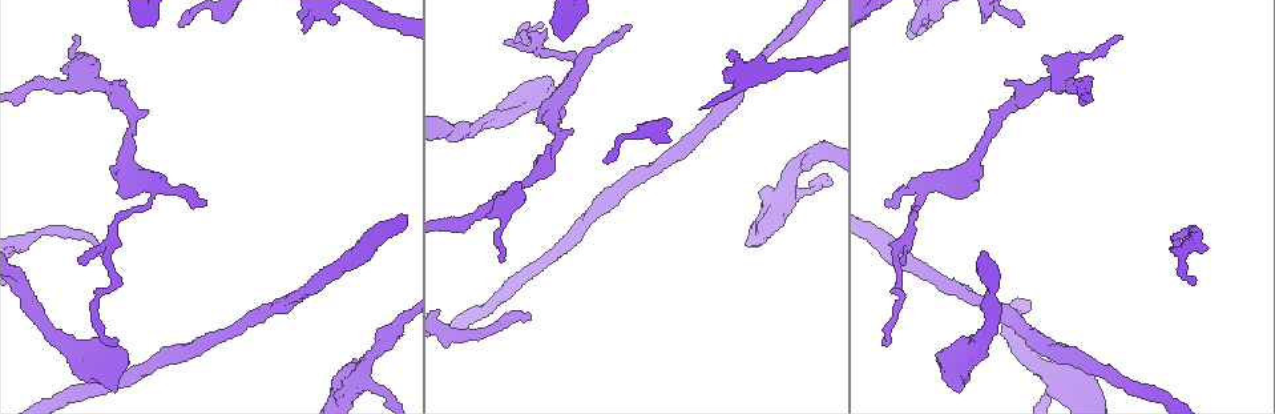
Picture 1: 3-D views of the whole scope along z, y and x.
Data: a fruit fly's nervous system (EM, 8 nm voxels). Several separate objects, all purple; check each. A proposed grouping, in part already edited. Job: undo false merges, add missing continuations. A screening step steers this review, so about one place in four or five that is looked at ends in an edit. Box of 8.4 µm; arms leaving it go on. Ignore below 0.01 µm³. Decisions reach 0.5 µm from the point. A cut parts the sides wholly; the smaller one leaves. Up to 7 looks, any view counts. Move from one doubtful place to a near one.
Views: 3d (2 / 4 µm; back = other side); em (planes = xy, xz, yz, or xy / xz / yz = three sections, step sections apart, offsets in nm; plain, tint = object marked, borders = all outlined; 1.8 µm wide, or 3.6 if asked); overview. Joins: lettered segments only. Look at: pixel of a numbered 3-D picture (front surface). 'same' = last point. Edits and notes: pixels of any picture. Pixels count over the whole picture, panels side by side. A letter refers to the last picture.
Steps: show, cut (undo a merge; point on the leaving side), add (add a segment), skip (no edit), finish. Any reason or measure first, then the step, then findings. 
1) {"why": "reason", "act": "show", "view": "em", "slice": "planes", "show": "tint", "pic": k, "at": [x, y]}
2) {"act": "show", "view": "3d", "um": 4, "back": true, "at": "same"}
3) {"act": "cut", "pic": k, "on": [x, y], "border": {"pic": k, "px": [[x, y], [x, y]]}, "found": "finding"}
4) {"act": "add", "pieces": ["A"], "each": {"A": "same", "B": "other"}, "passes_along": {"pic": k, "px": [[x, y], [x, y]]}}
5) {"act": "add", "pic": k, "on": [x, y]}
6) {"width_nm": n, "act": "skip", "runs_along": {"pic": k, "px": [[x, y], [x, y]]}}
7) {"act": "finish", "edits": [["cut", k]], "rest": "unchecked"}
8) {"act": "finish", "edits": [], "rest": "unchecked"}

{"why": "a fork", "act": "show", "view": "em", "slice": "planes", "show": "borders", "pic": 1, "at": [86, 81]}

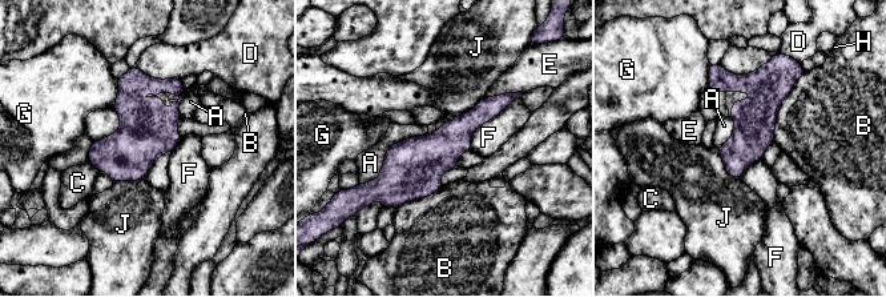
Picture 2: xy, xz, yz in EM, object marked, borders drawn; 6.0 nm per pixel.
{"width_nm": 240, "act": "skip", "each": {"A": "other", "B": "other", "C": "other", "D": "other", "E": "other", "F": "other", "G": "other", "H": "other", "J": "other"}, "runs_along": {"pic": 2, "px": [[506, 97], [394, 187], [377, 189]]}, "found": "one cell here"}

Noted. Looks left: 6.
{"why": "sharp bend", "act": "show", "view": "em", "slice": "yz", "step": 4, "show": "tint", "pic": 1, "at": [929, 181]}

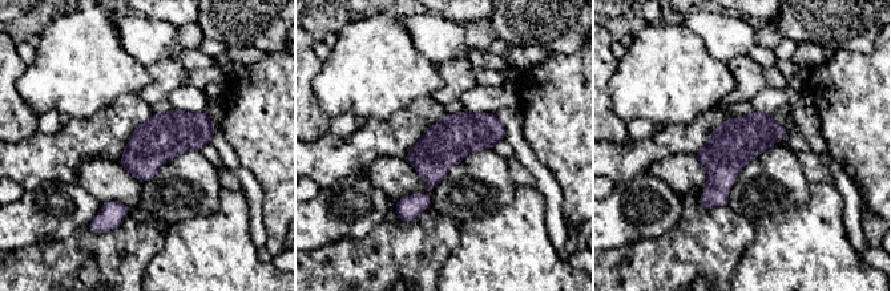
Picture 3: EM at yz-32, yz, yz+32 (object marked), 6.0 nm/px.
{"act": "show", "view": "em", "slice": "planes", "show": "borders", "at": "same"}

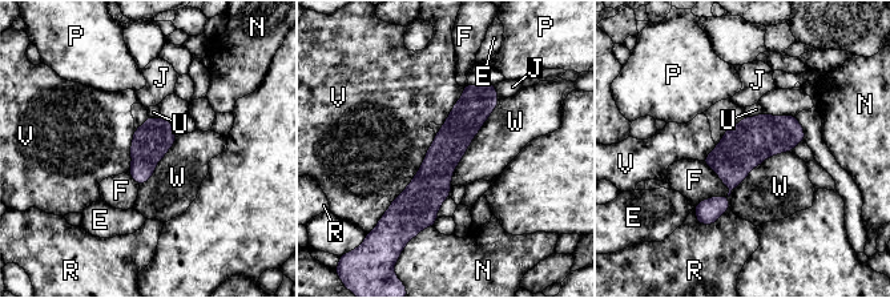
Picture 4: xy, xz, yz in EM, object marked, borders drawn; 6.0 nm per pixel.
{"act": "skip", "each": {"E": "other", "F": "other", "J": "other", "N": "other", "P": "other", "R": "other", "U": "other", "V": "other", "W": "other"}, "border": {"pic": 4, "px": [[435, 135], [417, 174], [382, 216]]}, "found": "one cell here"}

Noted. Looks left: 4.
{"why": "branch stops here", "act": "show", "view": "3d", "um": 2, "back": true, "pic": 1, "at": [504, 43]}

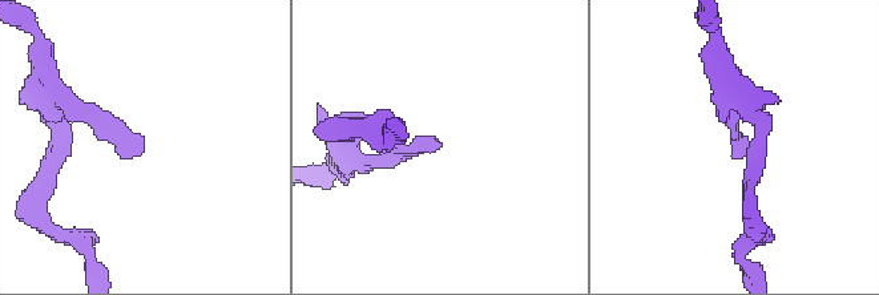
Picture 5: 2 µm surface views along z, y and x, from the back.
{"act": "show", "view": "em", "slice": "planes", "show": "borders", "pic": 5, "at": [436, 145]}

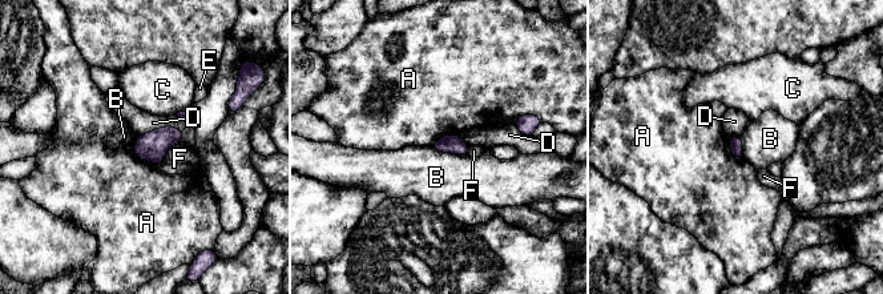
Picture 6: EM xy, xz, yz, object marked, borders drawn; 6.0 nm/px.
{"act": "skip", "each": {"A": "other", "B": "other", "C": "other", "D": "other", "E": "other", "F": "other"}, "border": {"pic": 6, "px": [[431, 146], [438, 150], [466, 156]]}, "found": "none of them fits"}

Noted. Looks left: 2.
{"act": "finish", "edits": [], "rest": "unchecked"}

